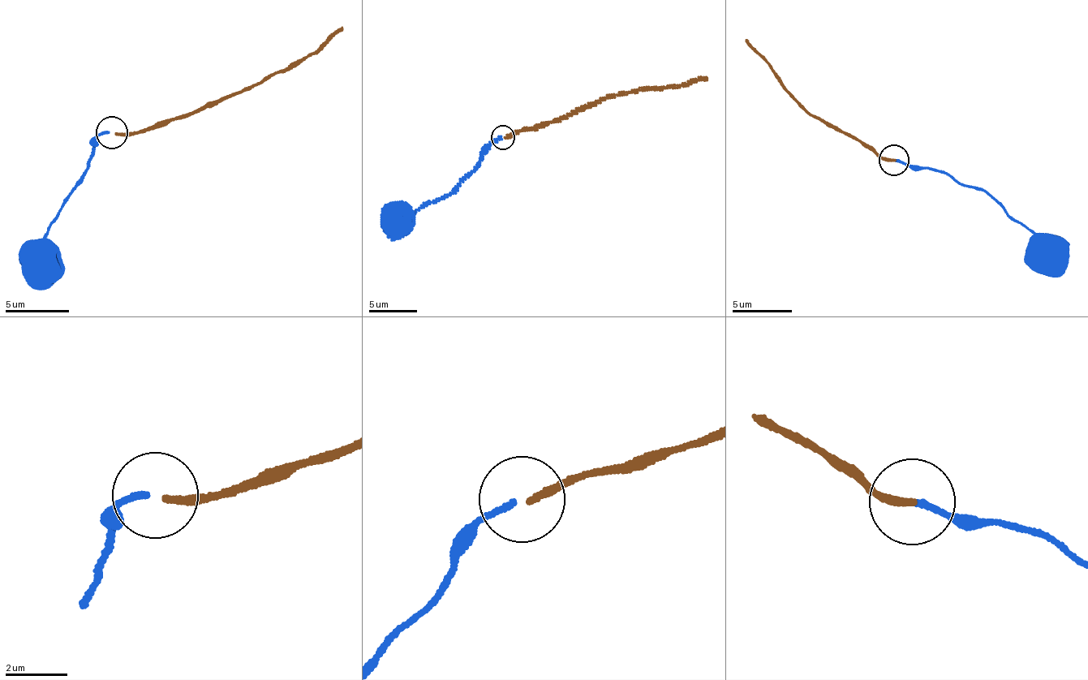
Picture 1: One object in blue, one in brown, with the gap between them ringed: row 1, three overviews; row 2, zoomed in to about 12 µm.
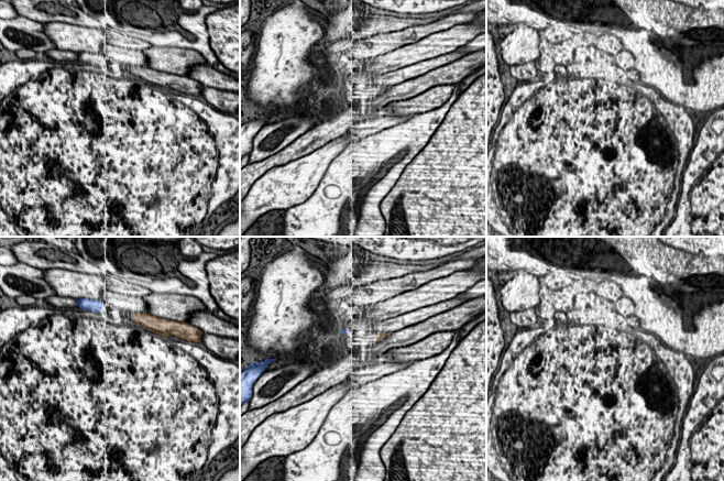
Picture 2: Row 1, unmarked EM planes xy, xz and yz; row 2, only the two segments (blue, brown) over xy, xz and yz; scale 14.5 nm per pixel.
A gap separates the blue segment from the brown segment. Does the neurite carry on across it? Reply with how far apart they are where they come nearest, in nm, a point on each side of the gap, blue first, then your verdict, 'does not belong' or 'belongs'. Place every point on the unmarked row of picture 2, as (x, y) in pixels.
440 nm apart; from blue across xy (101, 62), (131, 69); does not belong

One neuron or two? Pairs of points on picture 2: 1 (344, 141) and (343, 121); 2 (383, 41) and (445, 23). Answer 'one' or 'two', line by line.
1: two
2: one

